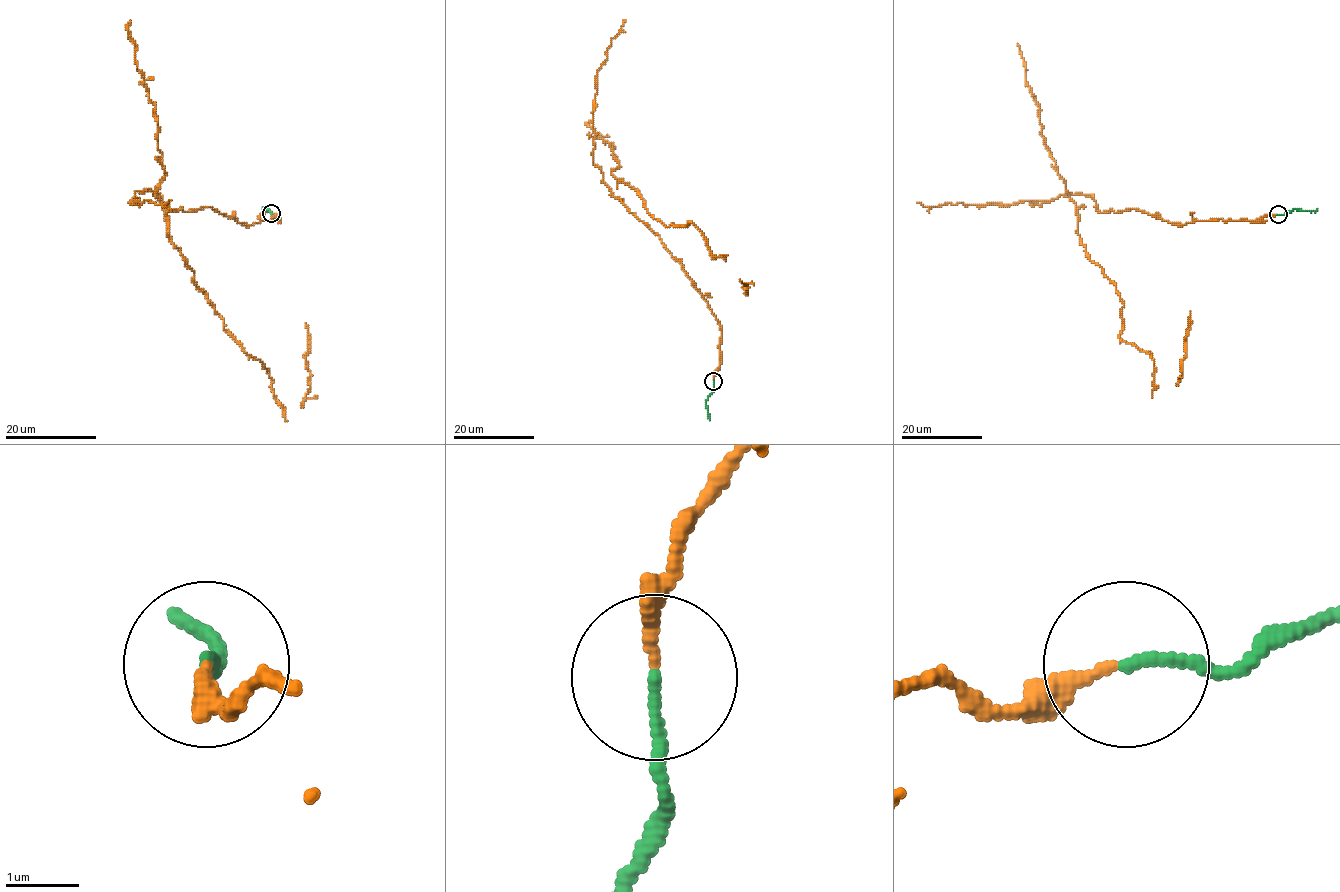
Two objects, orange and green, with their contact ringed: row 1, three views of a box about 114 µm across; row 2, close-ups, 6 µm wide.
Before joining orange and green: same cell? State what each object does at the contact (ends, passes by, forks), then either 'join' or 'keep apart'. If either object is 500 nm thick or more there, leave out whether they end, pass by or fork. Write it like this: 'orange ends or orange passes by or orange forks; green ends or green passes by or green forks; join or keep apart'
orange ends; green ends; join

